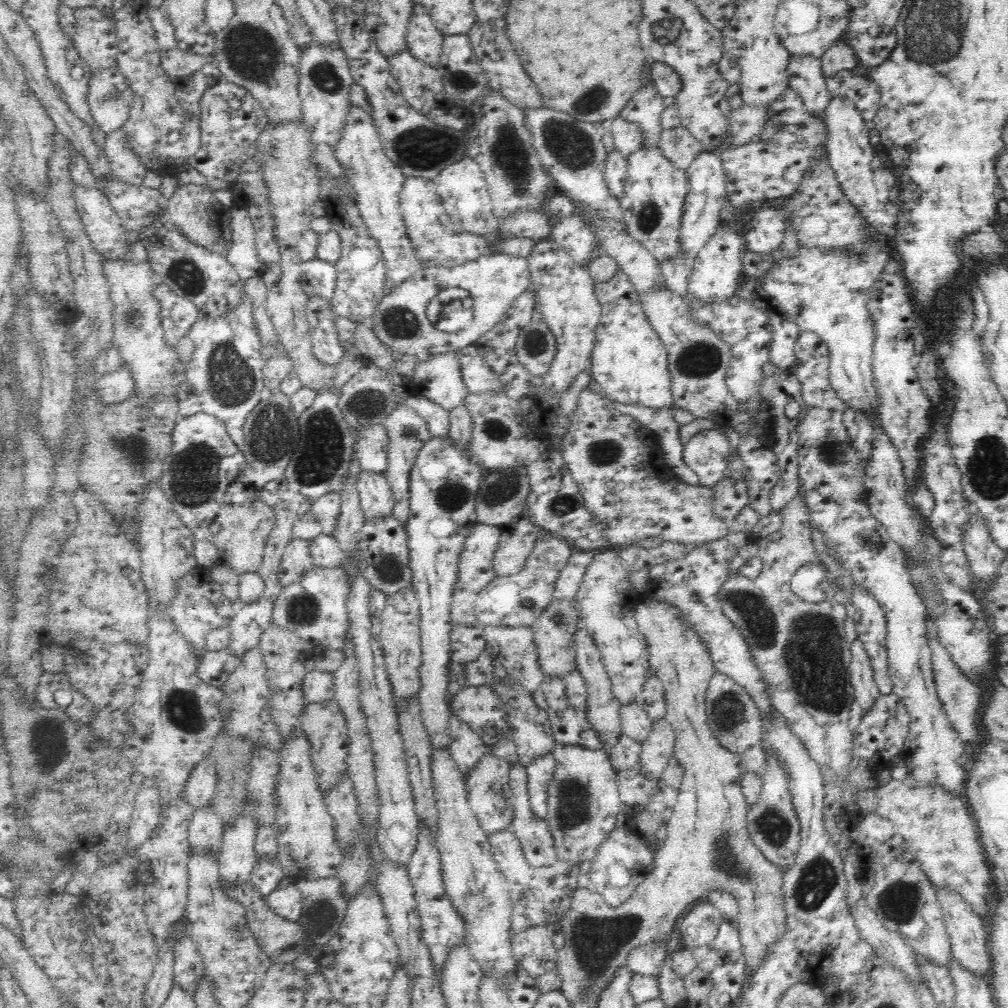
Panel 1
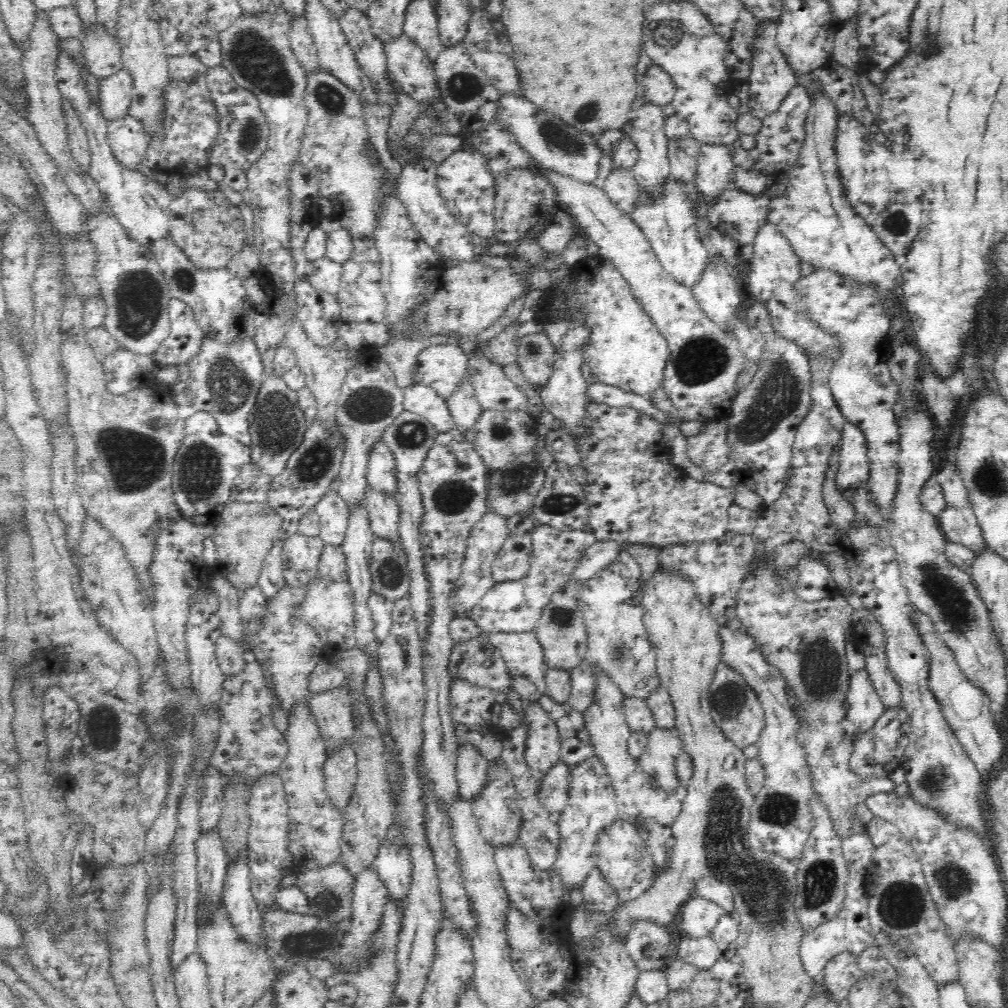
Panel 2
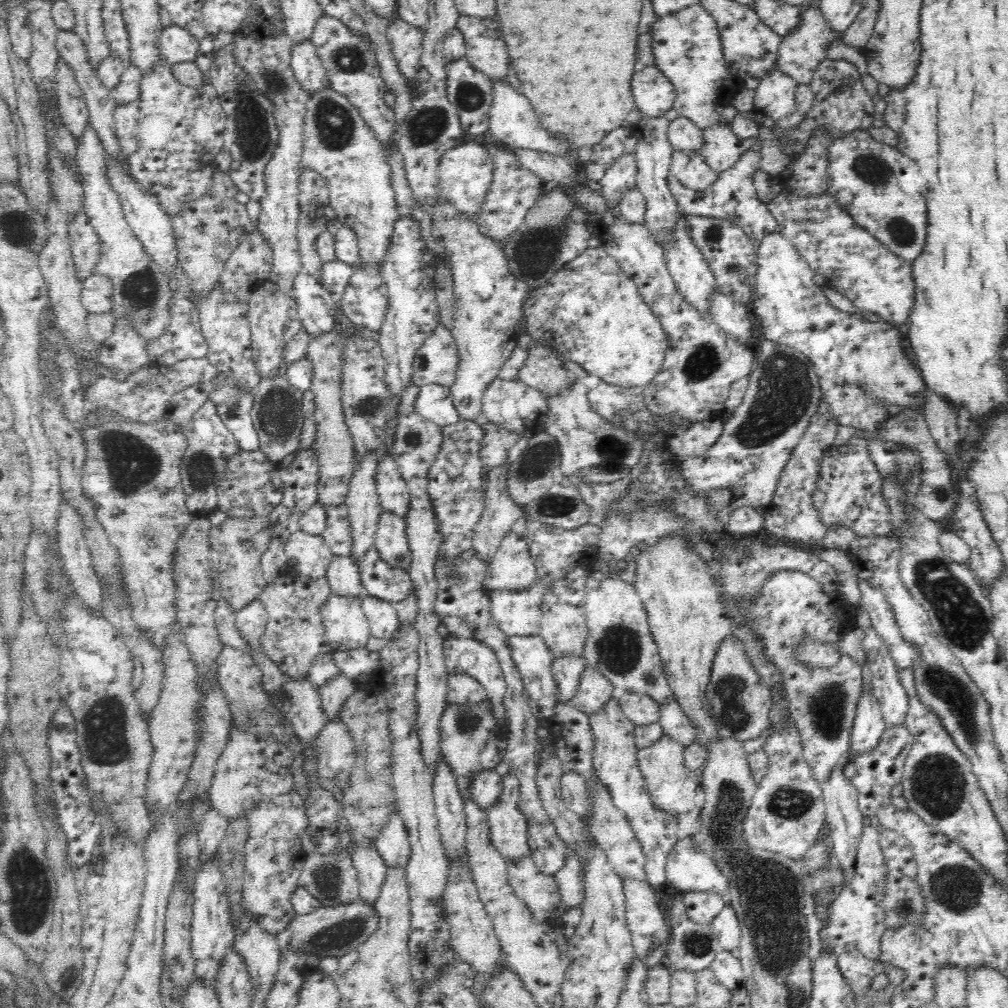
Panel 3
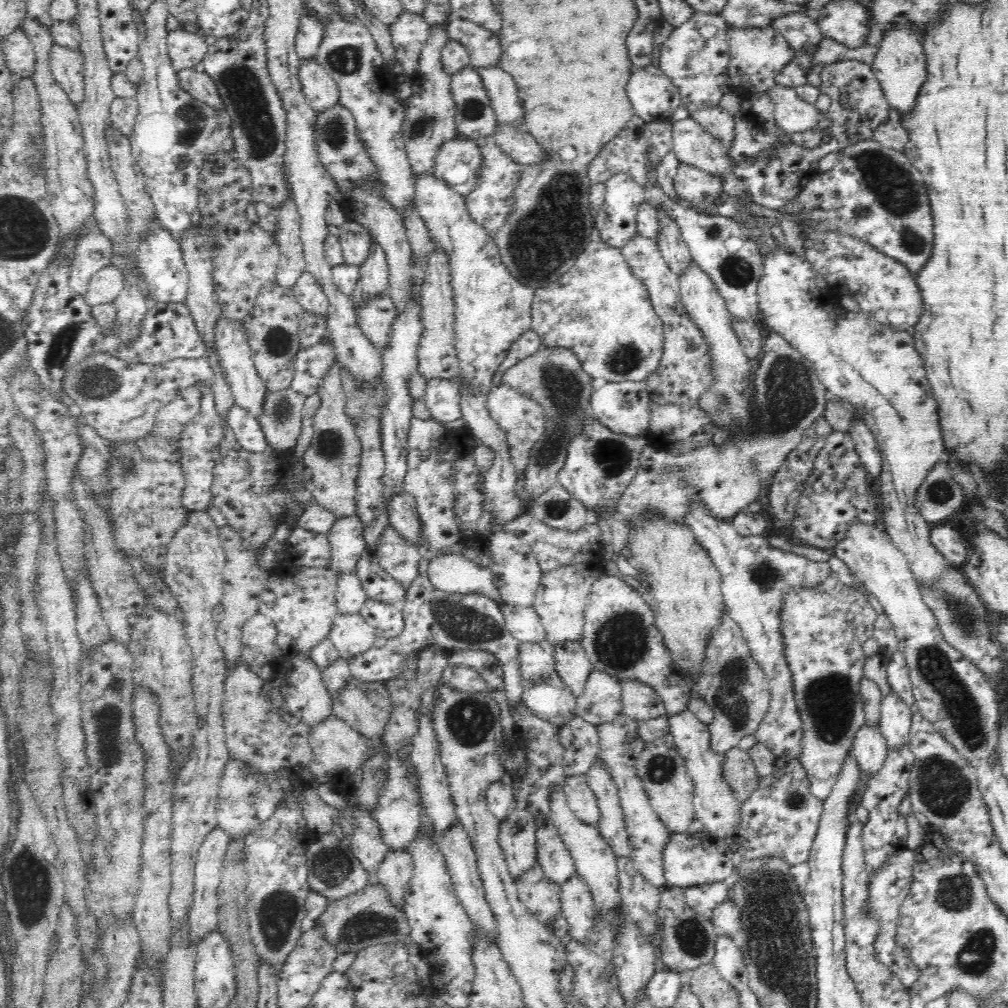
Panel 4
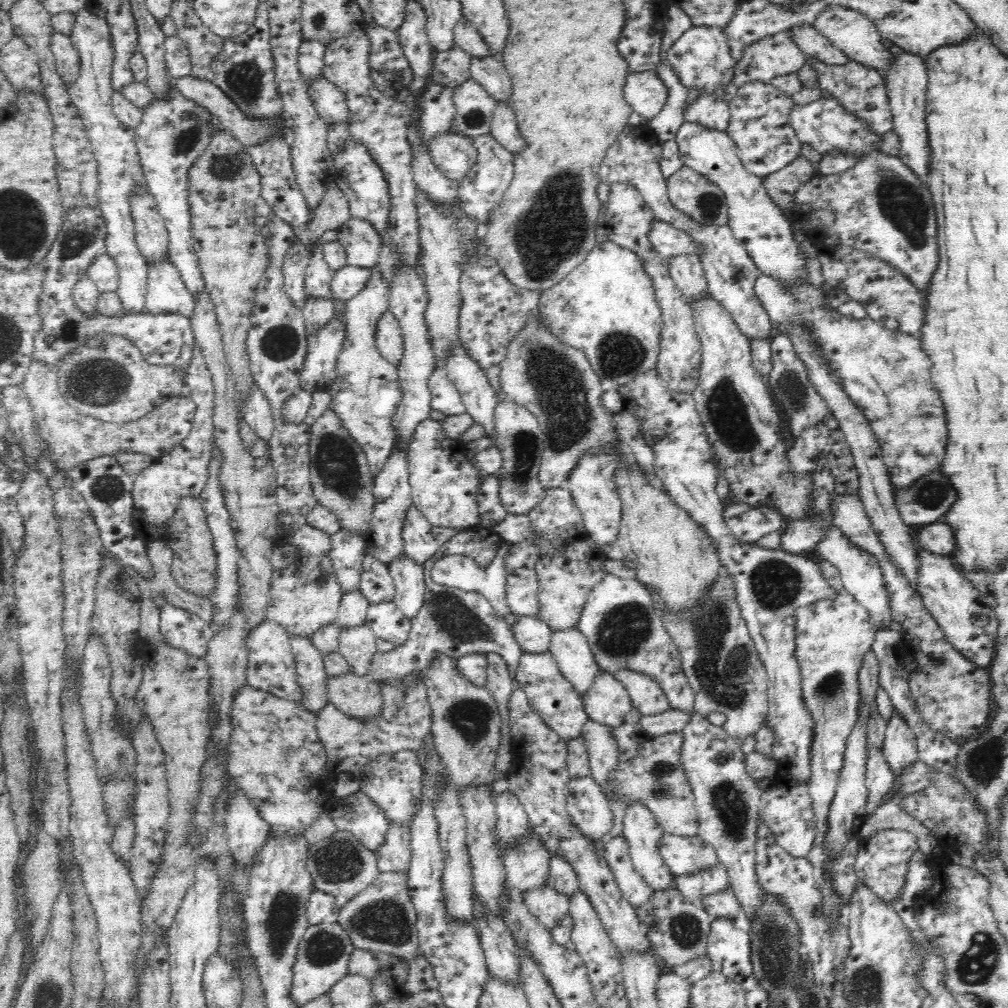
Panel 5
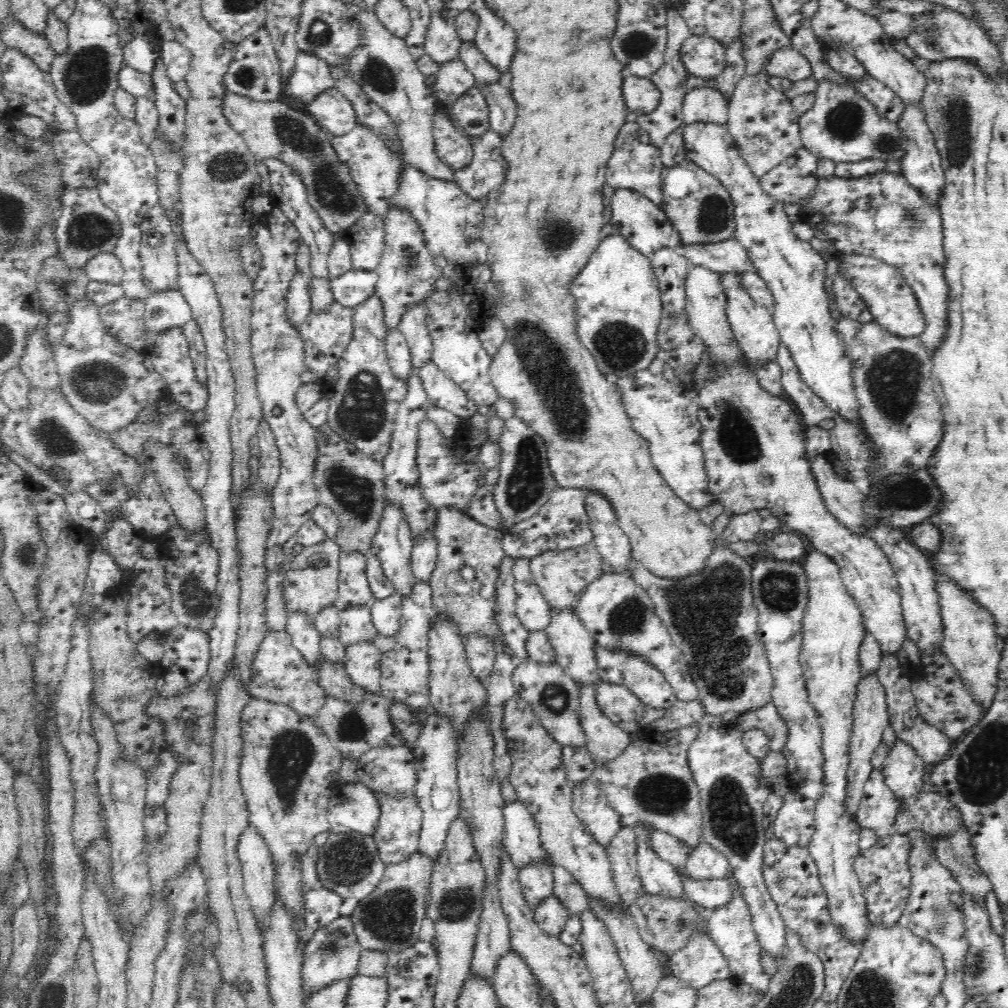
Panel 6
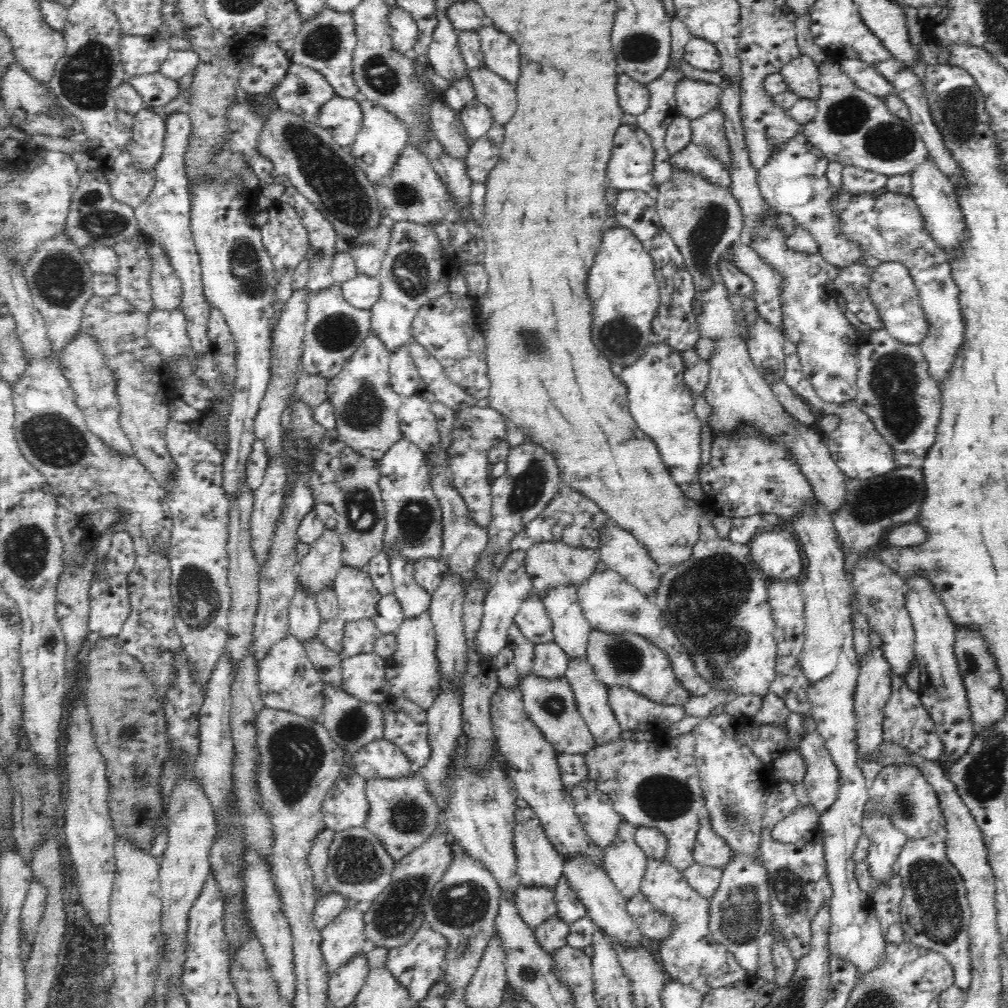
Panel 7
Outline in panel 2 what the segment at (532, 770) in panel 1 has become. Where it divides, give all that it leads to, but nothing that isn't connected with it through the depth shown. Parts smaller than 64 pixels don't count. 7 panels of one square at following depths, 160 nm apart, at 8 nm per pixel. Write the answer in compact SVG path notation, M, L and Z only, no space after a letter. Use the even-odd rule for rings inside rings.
M562 760L541 778L537 790L540 804L554 816L566 806L570 783L570 766Z

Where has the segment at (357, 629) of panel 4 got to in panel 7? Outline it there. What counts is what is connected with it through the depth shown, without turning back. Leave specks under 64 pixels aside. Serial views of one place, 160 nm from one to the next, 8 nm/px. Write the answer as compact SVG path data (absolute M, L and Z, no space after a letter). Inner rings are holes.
M374 652L368 654L360 654L341 660L341 668L343 671L343 679L341 688L350 696L354 696L358 700L367 703L382 704L389 696L385 693L385 660L378 657Z

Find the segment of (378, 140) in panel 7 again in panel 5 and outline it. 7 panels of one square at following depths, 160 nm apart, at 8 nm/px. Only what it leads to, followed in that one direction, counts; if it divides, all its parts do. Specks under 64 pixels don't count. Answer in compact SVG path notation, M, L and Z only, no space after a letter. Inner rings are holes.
M352 136L347 141L347 146L334 155L333 165L336 170L334 182L348 199L350 214L354 218L368 221L381 238L384 238L384 234L388 232L391 204L390 191L388 191L388 183L384 179L382 168L372 159L368 149Z

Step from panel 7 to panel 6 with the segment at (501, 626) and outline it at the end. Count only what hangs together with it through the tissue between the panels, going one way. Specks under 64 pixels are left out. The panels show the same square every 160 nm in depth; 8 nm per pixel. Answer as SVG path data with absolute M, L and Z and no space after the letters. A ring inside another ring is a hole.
M471 635L464 643L472 675L485 684L495 664L497 646L492 639L482 635Z

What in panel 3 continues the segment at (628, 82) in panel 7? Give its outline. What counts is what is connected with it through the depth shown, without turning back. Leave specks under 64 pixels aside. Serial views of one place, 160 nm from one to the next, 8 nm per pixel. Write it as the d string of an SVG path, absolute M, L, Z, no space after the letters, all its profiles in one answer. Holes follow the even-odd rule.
M645 66L634 74L632 92L644 118L661 118L673 108L676 91L670 79L656 66Z

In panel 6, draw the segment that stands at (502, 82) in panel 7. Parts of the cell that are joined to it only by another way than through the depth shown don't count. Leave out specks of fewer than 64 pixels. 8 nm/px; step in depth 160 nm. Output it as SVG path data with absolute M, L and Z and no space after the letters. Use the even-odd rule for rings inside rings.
M496 84L480 86L489 107L489 129L498 132L500 137L506 137L514 127L516 120L516 106L510 88Z

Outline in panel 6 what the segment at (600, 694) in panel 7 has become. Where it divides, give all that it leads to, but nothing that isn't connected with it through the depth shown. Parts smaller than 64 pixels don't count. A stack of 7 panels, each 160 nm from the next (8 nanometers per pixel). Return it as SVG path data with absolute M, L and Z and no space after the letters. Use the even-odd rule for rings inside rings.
M580 684L580 720L586 734L585 747L595 762L608 762L618 758L632 743L630 736L622 731L603 713L595 699L595 684Z

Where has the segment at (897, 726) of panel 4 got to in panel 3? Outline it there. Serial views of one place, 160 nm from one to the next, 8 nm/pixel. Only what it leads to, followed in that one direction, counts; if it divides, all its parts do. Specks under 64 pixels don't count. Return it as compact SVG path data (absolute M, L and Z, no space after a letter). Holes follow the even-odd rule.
M872 627L866 630L865 635L863 647L872 672L872 693L878 699L886 728L902 726L910 704L908 693L902 686L899 671L882 638Z

